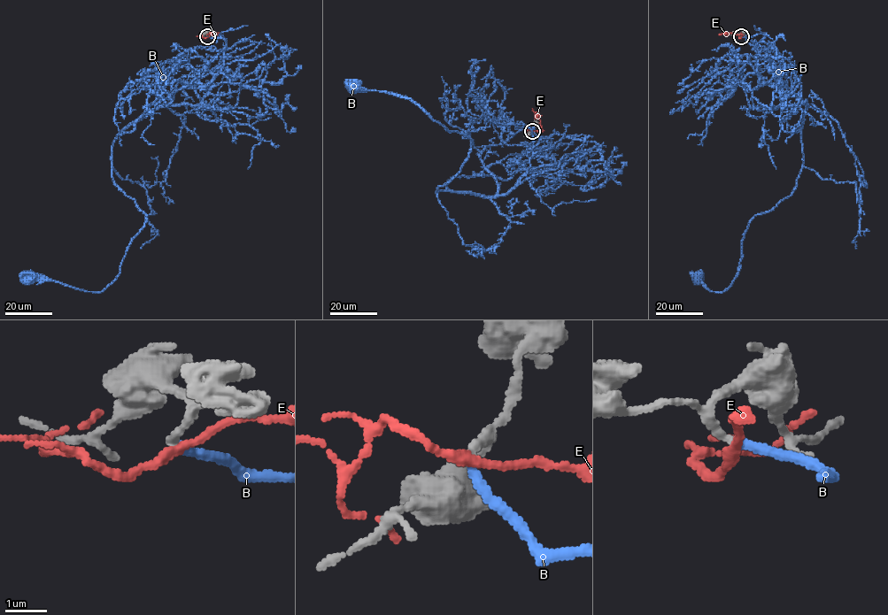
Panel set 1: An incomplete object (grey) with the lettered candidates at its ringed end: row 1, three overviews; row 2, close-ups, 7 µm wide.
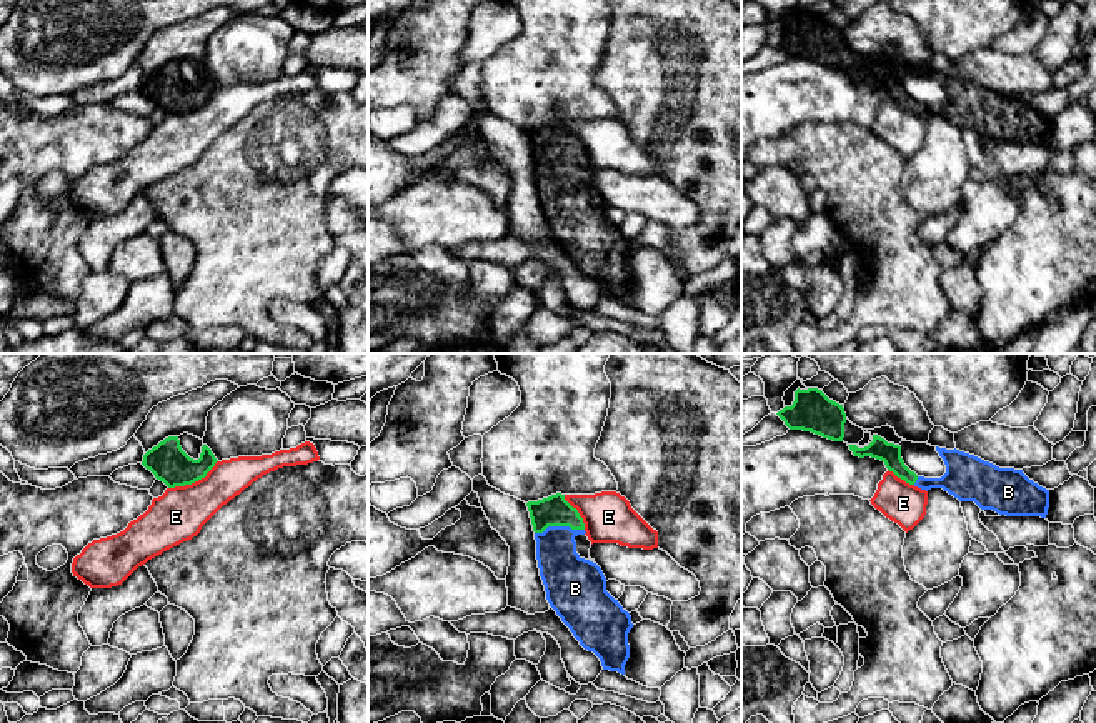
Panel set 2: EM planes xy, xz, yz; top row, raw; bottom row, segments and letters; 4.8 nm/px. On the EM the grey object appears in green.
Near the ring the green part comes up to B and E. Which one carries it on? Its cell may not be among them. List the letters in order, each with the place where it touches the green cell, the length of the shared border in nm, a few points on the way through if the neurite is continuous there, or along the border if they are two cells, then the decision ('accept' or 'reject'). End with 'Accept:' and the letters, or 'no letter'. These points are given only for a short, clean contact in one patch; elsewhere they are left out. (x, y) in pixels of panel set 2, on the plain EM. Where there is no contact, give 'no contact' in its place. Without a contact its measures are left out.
B: xz (558, 152) | 240 nm | across xz (555, 137), (558, 152), (558, 190), (565, 202) | accept
E: xy (194, 109) | 280 nm | along xy (217, 87), (204, 104), (169, 115) | reject
Accept: B

